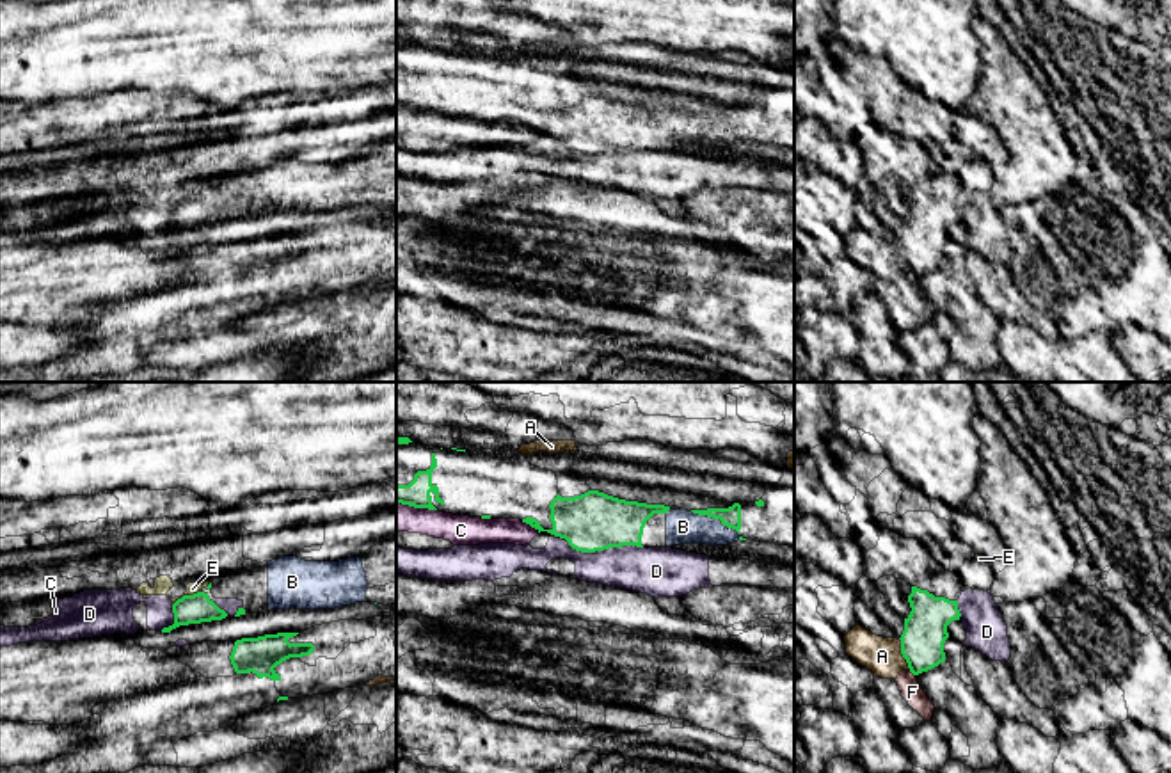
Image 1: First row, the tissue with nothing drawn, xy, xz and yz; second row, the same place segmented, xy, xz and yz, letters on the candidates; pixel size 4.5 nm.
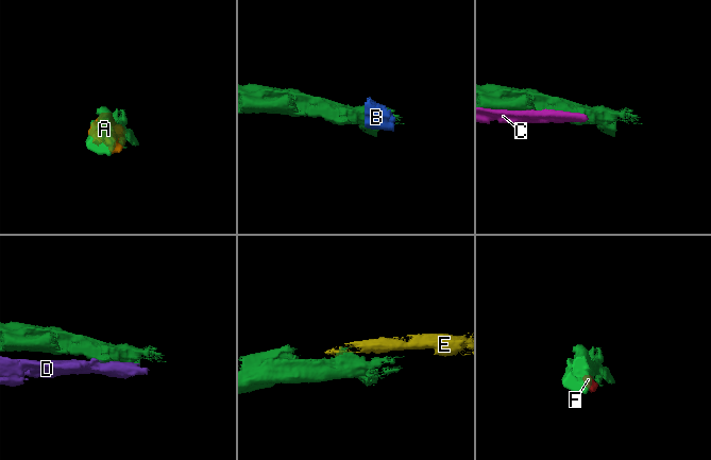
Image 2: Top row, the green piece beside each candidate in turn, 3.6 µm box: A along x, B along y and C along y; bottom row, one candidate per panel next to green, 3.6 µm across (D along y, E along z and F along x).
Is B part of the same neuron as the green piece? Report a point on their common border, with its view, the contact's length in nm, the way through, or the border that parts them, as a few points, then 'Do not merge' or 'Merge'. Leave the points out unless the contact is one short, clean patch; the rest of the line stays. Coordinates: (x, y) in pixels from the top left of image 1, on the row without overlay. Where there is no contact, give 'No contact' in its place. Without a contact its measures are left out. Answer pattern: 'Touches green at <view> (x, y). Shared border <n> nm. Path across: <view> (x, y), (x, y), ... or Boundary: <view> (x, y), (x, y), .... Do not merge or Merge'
Touches green at xz (715, 119). Shared border 240 nm. Path across: xz (731, 119), (715, 119), (706, 128), (683, 128). Merge

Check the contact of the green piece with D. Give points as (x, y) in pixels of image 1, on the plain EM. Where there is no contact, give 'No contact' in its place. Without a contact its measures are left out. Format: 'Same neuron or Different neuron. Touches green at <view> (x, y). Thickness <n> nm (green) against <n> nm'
Different neuron. Touches green at xz (603, 151). Thickness 280 nm (green) against 220 nm

